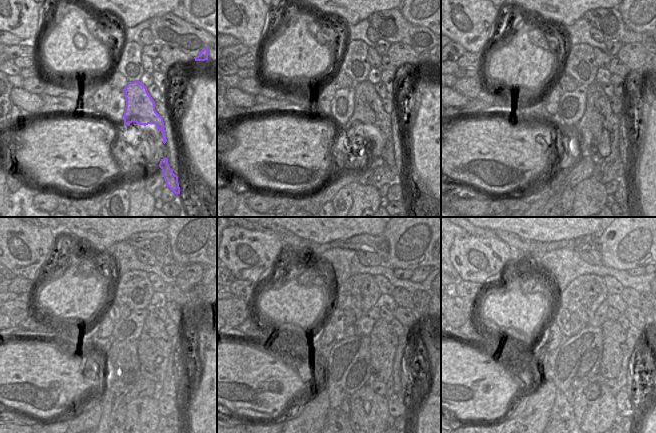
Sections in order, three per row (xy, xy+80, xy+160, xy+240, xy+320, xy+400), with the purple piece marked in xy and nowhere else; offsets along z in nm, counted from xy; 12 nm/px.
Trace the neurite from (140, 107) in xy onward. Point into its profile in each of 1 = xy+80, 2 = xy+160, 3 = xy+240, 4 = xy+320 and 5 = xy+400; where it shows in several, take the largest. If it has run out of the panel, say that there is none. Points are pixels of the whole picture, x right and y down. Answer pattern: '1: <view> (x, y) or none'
1: xy+80 (368, 110)
2: xy+160 (598, 130)
3: xy+240 (154, 344)
4: xy+320 (383, 342)
5: xy+400 (614, 336)

